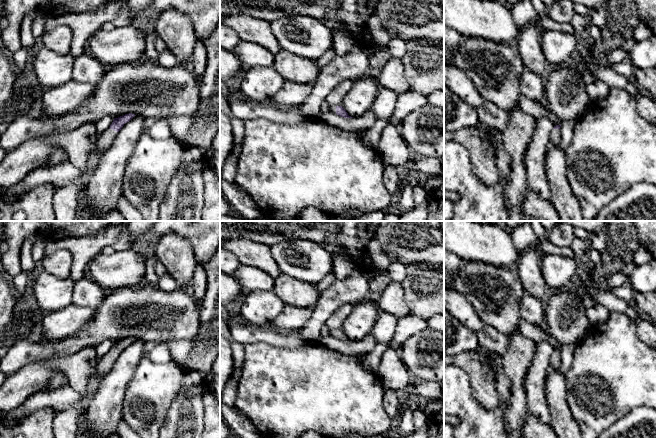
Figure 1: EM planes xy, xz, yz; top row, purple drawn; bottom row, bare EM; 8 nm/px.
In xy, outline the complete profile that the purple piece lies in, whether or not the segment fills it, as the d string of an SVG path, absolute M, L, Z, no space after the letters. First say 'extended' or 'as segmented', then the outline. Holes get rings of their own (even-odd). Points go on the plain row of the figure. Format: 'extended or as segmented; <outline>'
extended; M129 337L118 342L114 342L110 351L98 359L96 368L100 382L102 382L106 375L109 373L124 348L129 346L134 340L135 338Z

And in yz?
extended; M561 349L554 350L553 354L551 355L548 370L549 371L555 371L560 368L561 364Z

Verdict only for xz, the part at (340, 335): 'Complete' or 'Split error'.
Split error

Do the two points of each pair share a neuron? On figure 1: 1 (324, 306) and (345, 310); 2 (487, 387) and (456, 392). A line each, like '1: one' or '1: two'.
1: two
2: two

